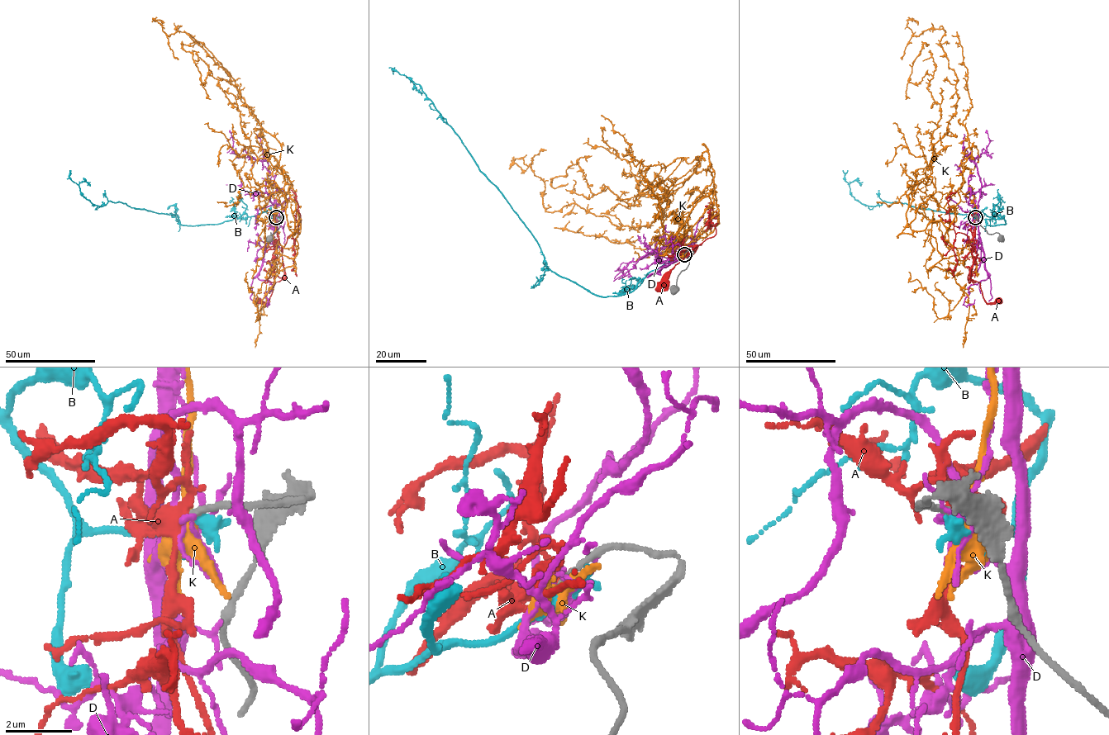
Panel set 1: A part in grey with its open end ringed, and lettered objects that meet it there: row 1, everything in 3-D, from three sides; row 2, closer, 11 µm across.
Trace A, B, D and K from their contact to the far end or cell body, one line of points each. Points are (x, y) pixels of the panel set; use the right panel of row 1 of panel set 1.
A: (975, 217), (973, 265), (969, 278), (980, 283), (982, 298), (987, 303), (998, 300)
B: (975, 217), (982, 211), (1006, 223), (988, 225), (979, 215), (898, 201), (867, 206), (851, 195), (847, 170)
D: (975, 217), (987, 277), (969, 286), (963, 304), (973, 304), (975, 300)
K: (975, 217), (959, 188), (948, 227), (911, 229), (958, 98), (944, 30), (917, 25)

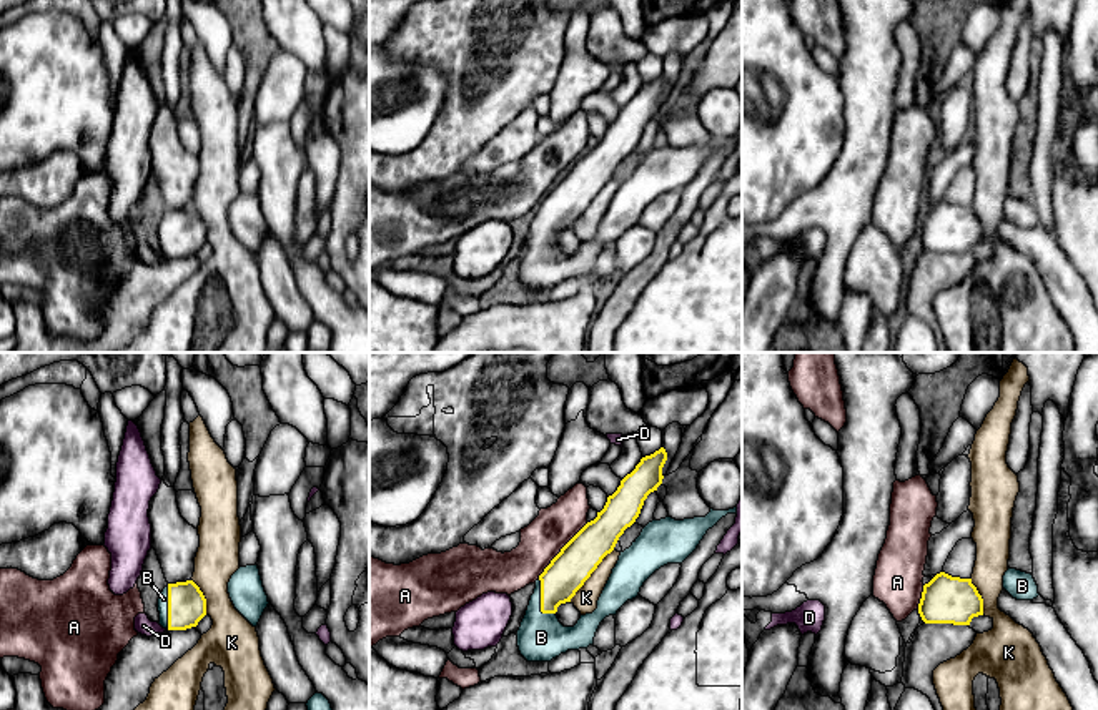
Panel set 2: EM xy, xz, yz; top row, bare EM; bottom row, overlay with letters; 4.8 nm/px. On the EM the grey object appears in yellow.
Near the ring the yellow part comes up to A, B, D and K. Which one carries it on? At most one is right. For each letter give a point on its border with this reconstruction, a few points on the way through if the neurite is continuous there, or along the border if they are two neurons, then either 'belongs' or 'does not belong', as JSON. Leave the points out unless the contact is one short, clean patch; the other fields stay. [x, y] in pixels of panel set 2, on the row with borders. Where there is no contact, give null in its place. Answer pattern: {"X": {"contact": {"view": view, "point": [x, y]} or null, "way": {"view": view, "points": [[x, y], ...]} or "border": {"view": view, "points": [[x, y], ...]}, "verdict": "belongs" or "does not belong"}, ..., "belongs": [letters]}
{"A": {"contact": {"view": "xz", "point": [561, 551]}, "border": {"view": "xz", "points": [[588, 522], [538, 577]]}, "verdict": "does not belong"}, "B": {"contact": {"view": "xz", "point": [541, 602]}, "way": {"view": "xz", "points": [[573, 566], [541, 602], [541, 637]]}, "verdict": "belongs"}, "D": {"contact": null, "verdict": "does not belong"}, "K": {"contact": {"view": "xz", "point": [589, 576]}, "border": {"view": "xz", "points": [[613, 549], [569, 601]]}, "verdict": "does not belong"}, "belongs": ["B"]}

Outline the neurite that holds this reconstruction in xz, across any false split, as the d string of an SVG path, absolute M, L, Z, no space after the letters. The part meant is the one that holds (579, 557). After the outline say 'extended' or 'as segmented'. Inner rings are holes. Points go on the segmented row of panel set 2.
M664 447L642 457L636 469L621 481L617 491L607 497L607 502L604 509L597 512L597 517L587 522L539 575L526 615L516 634L519 652L527 662L551 662L567 650L587 648L592 645L601 622L609 615L616 615L627 600L636 599L644 582L655 570L667 564L682 564L697 549L709 529L717 525L717 522L727 514L737 514L737 507L734 507L729 510L710 509L705 517L684 520L675 520L672 517L660 520L654 519L642 529L632 545L621 552L619 560L597 600L597 609L592 614L581 615L574 627L564 627L556 615L557 607L571 602L602 559L614 550L624 530L636 522L647 496L657 491L662 484L662 467L665 461L667 452Z; extended

